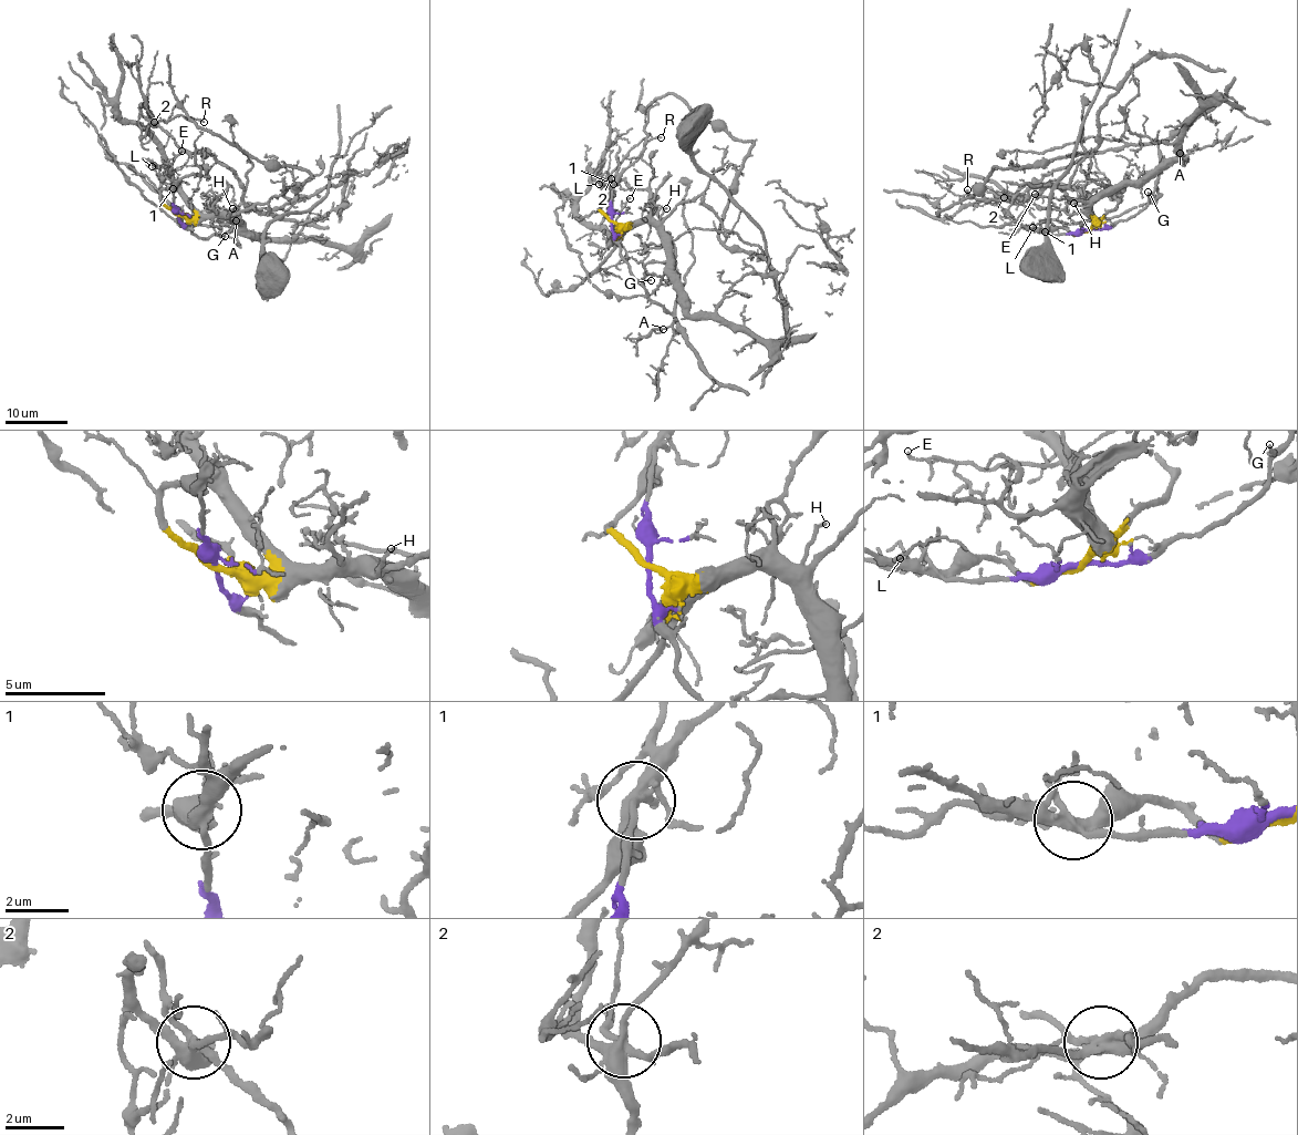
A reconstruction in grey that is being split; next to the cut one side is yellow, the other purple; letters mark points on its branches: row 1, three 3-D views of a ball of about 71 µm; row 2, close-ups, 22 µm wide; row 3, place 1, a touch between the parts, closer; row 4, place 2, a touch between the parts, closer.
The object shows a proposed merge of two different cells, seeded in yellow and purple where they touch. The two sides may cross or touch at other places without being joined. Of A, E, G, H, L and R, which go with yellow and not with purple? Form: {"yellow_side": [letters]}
{"yellow_side": ["A", "E", "H", "L", "R"]}

